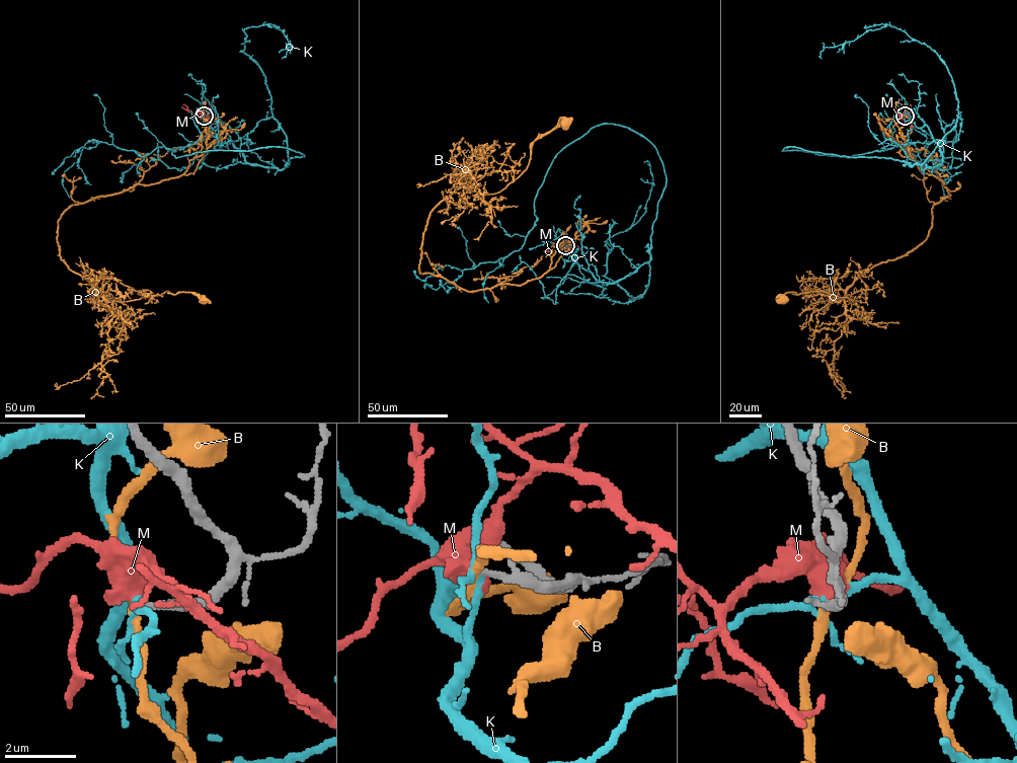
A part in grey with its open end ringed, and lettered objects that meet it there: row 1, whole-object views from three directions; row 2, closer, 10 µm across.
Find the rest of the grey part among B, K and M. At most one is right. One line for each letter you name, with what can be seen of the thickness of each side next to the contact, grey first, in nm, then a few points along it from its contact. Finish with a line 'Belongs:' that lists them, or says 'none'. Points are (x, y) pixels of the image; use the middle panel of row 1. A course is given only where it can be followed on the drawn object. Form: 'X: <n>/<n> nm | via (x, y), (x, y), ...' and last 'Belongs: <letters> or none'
Belongs: none

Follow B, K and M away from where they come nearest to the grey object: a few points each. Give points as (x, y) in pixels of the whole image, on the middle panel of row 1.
B: (565, 246), (521, 285), (467, 291), (419, 268), (437, 206), (459, 187), (500, 192), (532, 144), (567, 125)
K: (565, 246), (606, 283), (650, 259), (667, 180), (645, 138), (593, 127), (553, 159), (523, 246), (432, 286)
M: (565, 246), (570, 241), (583, 254)

